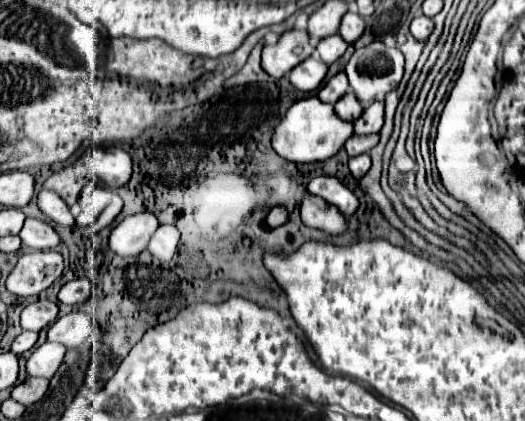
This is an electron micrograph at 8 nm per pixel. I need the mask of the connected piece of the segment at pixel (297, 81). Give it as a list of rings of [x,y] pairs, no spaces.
[[[312,55],[310,59],[306,59],[306,63],[300,63],[298,67],[294,67],[288,79],[298,91],[312,91],[322,83],[322,79],[326,77],[326,71],[328,71],[328,65],[322,63],[316,55]]]

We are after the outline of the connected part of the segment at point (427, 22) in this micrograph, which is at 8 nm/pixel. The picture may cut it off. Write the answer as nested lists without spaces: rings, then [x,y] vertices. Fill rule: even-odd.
[[[416,15],[416,17],[412,19],[410,31],[412,31],[412,35],[414,35],[418,41],[428,39],[428,35],[432,33],[432,29],[434,29],[434,21],[432,21],[430,17],[426,17],[426,15]]]

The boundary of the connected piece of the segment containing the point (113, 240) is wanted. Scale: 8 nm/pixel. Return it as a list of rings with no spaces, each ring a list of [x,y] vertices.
[[[152,213],[130,215],[120,221],[110,233],[110,249],[120,257],[140,255],[154,231],[158,229],[158,219]]]

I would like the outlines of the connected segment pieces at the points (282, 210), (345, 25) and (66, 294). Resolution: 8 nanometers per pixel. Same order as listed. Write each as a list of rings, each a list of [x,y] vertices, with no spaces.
[[[272,207],[272,211],[268,213],[268,225],[270,227],[280,227],[288,221],[288,209],[286,207]]]
[[[348,11],[348,15],[342,19],[342,23],[340,23],[340,35],[348,41],[348,43],[354,43],[362,33],[364,33],[364,29],[366,29],[366,23],[364,23],[364,19],[358,15],[358,13],[354,13],[354,11]]]
[[[80,277],[80,279],[74,279],[74,281],[68,281],[60,293],[58,293],[58,299],[66,305],[78,305],[78,303],[84,303],[88,297],[92,295],[92,283],[88,277]]]

